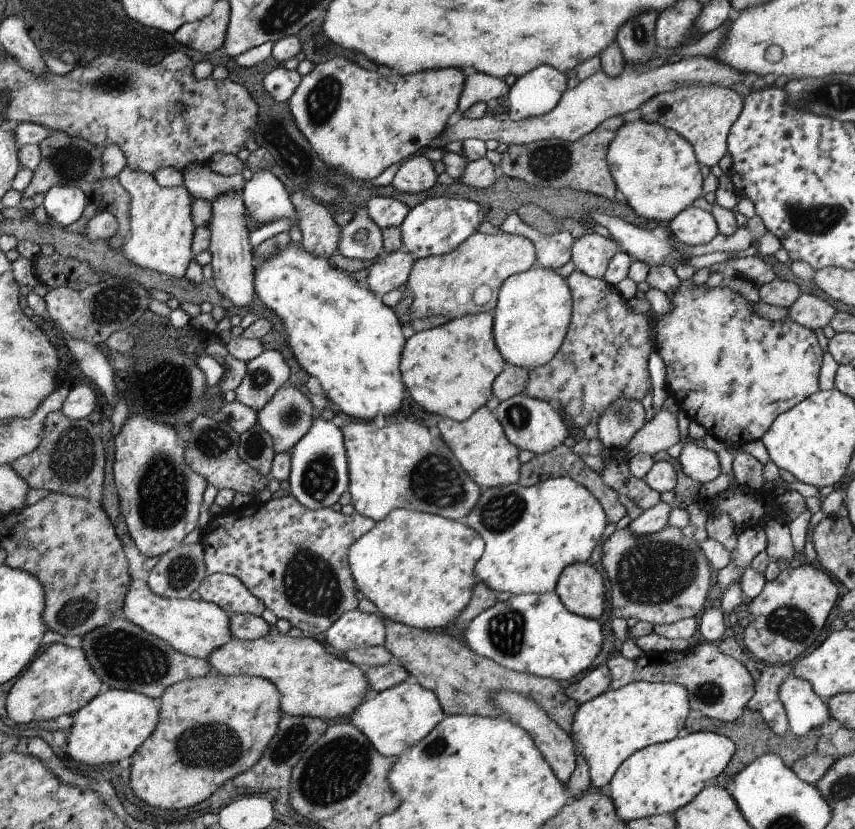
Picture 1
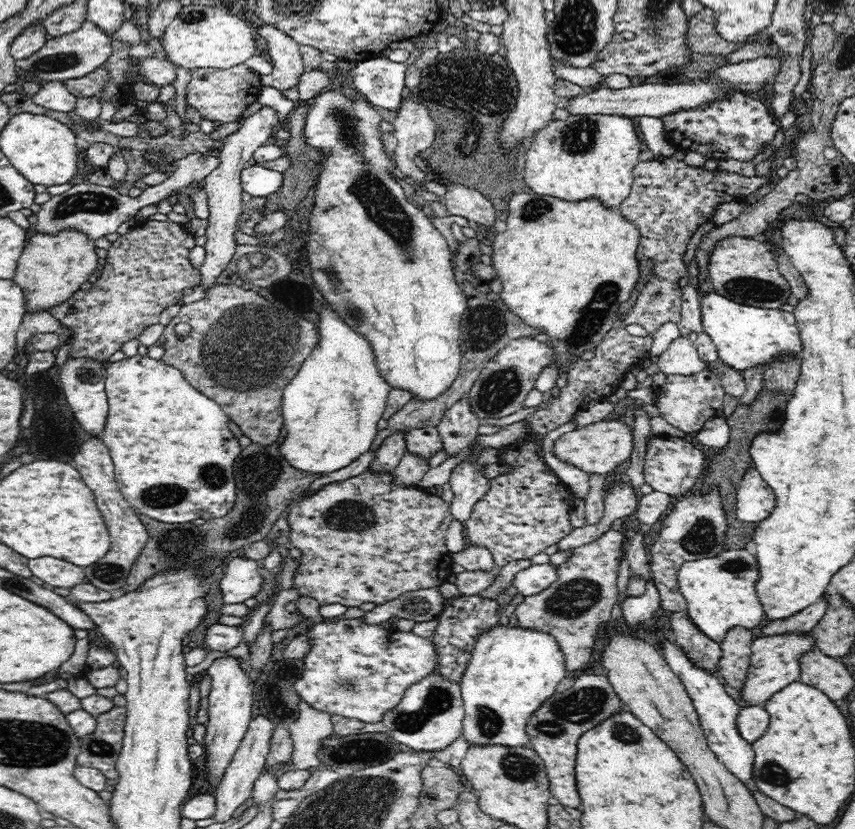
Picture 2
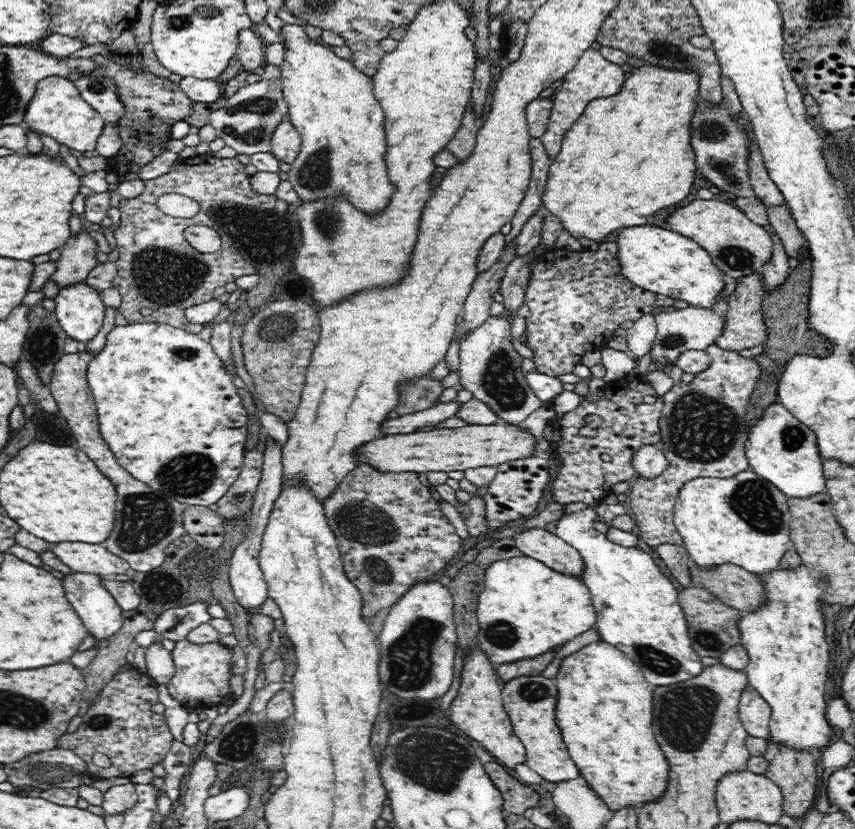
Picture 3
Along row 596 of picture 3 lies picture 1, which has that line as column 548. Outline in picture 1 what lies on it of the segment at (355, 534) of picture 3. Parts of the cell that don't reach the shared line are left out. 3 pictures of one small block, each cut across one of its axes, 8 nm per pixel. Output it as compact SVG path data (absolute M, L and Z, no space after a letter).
M577 270L565 281L573 298L573 313L566 340L552 360L545 365L529 369L529 381L524 393L532 398L548 401L567 422L573 423L572 428L585 428L591 420L599 422L606 407L617 398L626 397L641 402L645 397L651 387L648 356L655 348L652 336L653 322L651 313L633 314L628 311L628 300L603 278L593 279Z

